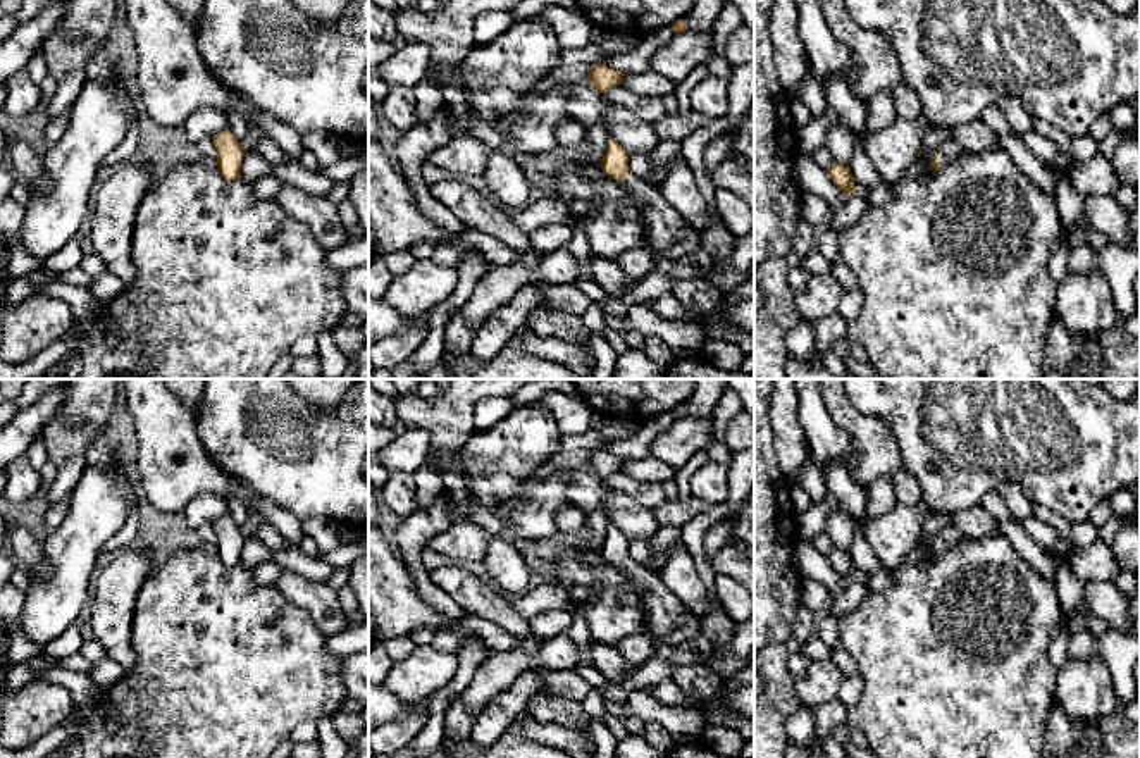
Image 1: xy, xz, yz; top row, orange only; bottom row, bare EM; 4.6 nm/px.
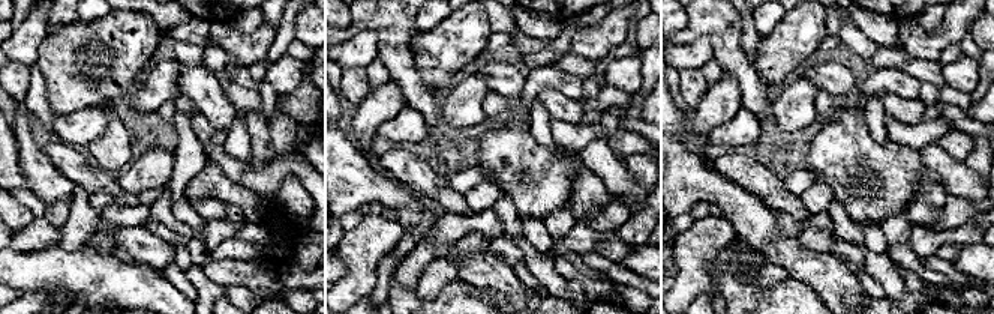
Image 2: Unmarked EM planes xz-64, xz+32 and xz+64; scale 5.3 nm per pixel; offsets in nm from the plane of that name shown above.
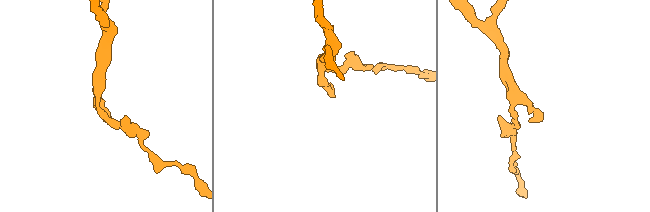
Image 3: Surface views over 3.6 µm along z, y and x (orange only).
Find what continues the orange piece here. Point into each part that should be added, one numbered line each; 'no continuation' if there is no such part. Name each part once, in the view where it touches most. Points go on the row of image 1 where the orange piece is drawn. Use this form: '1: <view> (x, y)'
1: yz (951, 149)

